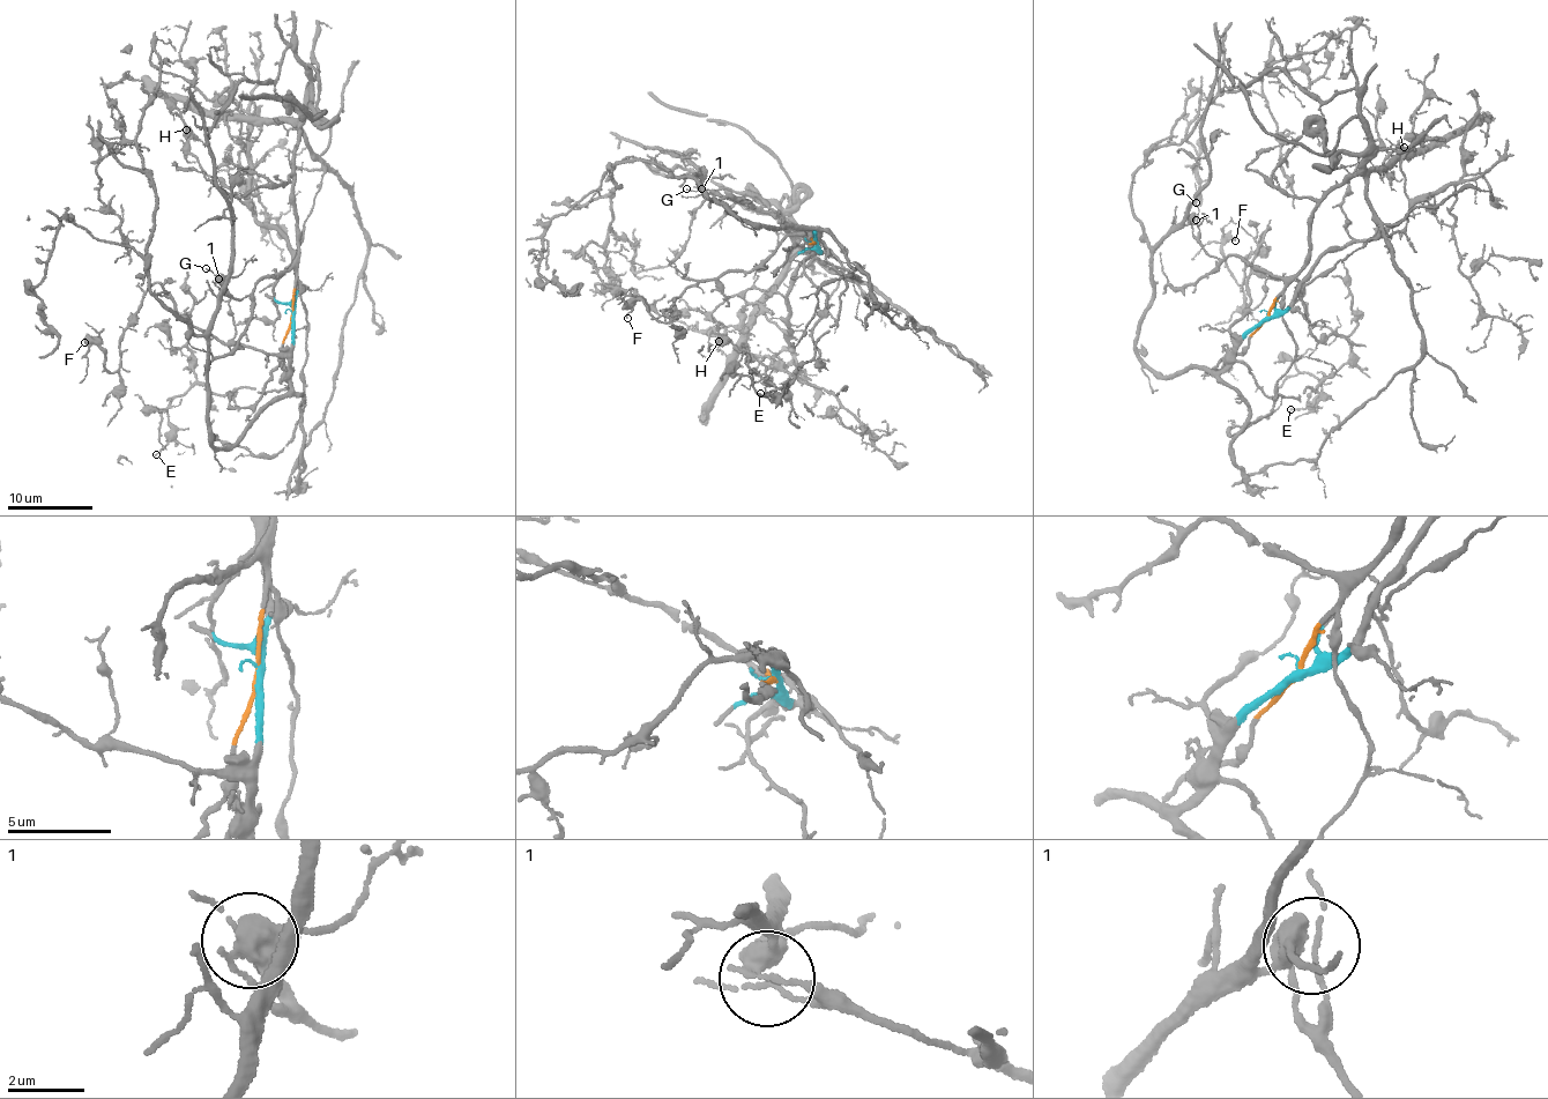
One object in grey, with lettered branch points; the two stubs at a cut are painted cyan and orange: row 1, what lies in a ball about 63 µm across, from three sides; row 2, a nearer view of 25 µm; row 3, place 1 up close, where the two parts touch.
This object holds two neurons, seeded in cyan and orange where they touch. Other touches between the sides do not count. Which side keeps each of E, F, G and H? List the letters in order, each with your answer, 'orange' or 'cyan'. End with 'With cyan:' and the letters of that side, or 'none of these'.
E: cyan
F: cyan
G: orange
H: cyan
With cyan: E, F, H

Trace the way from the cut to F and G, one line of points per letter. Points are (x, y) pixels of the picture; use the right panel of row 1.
F: (1265, 320), (1240, 336), (1229, 332), (1251, 299), (1247, 277), (1267, 228), (1240, 286), (1222, 246), (1235, 242)
G: (1265, 320), (1285, 283), (1232, 254), (1211, 255), (1200, 242), (1196, 202)

